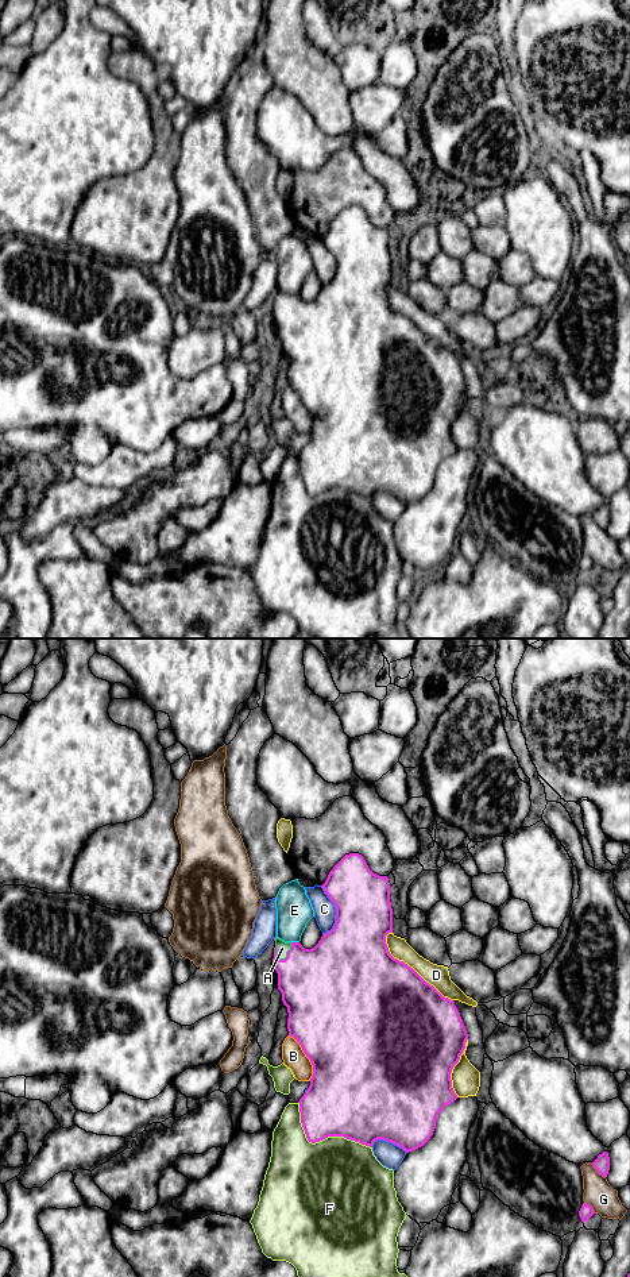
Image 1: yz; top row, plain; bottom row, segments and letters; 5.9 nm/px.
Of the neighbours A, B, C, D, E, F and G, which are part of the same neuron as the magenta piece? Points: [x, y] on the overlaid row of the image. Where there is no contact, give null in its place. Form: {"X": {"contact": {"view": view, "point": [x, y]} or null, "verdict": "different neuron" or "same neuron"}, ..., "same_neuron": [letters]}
{"A": {"contact": {"view": "yz", "point": [288, 953]}, "verdict": "same neuron"}, "B": {"contact": {"view": "yz", "point": [306, 1056]}, "verdict": "different neuron"}, "C": {"contact": {"view": "yz", "point": [336, 911]}, "verdict": "different neuron"}, "D": {"contact": {"view": "yz", "point": [409, 967]}, "verdict": "different neuron"}, "E": {"contact": {"view": "yz", "point": [296, 942]}, "verdict": "different neuron"}, "F": {"contact": {"view": "yz", "point": [321, 1139]}, "verdict": "different neuron"}, "G": {"contact": {"view": "yz", "point": [596, 1171]}, "verdict": "different neuron"}, "same_neuron": ["A"]}

